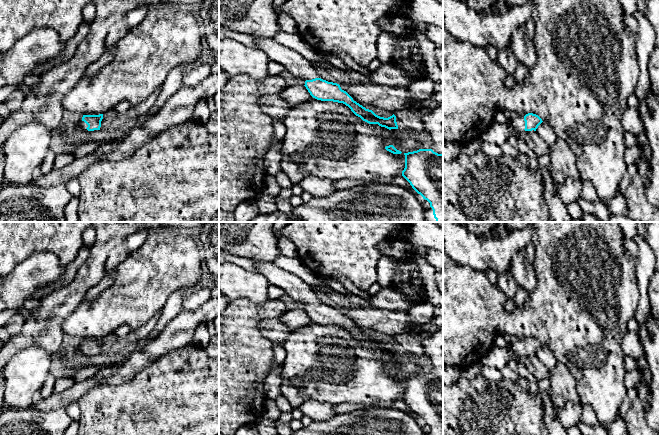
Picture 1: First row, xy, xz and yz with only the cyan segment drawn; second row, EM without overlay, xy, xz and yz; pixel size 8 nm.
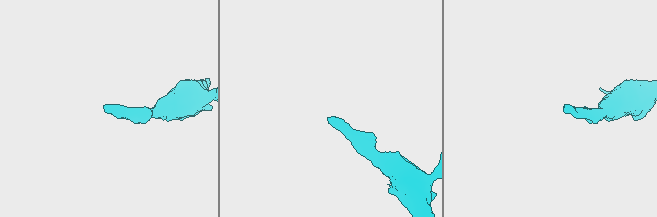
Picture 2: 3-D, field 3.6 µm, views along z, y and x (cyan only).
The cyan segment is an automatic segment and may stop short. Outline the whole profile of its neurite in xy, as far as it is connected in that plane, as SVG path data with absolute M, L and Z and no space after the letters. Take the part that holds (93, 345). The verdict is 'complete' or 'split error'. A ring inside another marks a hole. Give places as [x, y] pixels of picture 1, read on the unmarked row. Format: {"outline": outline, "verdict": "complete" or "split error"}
{"outline": "M103 338L83 339L80 346L80 351L82 353L87 353L88 355L100 354L102 343Z", "verdict": "split error"}

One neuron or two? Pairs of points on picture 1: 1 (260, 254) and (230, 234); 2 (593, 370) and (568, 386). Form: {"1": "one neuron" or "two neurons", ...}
{"1": "one neuron", "2": "two neurons"}

